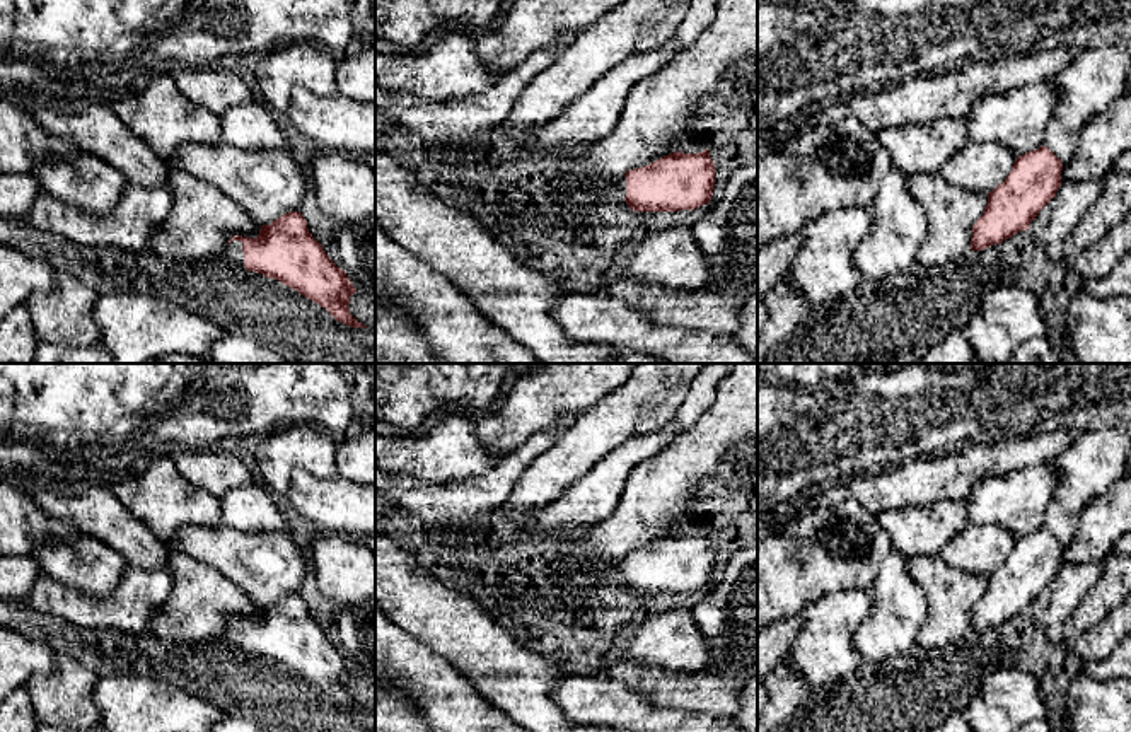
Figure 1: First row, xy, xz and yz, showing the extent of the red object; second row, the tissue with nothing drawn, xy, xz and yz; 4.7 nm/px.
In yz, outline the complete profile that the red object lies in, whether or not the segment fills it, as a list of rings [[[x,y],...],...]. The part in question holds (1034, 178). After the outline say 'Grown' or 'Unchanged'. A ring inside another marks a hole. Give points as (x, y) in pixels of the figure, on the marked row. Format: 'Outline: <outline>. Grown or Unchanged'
Outline: [[[1044,145],[1018,155],[1005,181],[988,193],[988,205],[971,230],[971,251],[1029,230],[1030,222],[1056,196],[1061,171],[1061,160]]]. Unchanged

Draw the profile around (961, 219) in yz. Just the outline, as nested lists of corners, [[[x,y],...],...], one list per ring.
[[[938,172],[911,176],[908,189],[928,218],[928,235],[916,263],[942,266],[971,251],[971,230],[988,205],[988,193],[959,189],[947,184]]]

